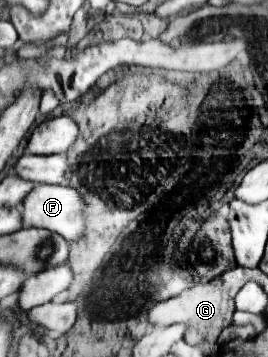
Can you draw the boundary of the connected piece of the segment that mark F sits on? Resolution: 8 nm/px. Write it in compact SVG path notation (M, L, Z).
M38 184L24 200L24 222L78 242L82 240L82 208L82 198L74 188Z

